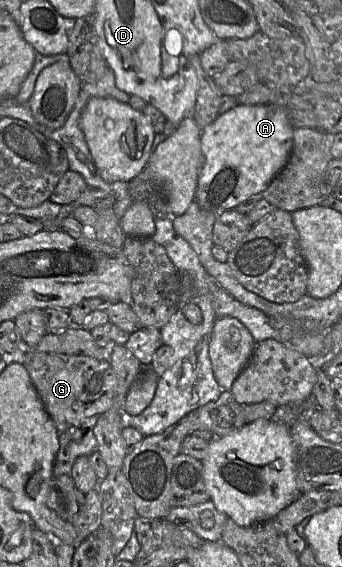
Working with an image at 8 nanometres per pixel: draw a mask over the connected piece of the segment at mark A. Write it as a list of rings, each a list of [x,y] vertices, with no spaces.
[[[238,104],[219,115],[201,131],[204,162],[198,177],[195,202],[202,209],[219,215],[225,210],[235,209],[250,196],[262,193],[286,165],[293,148],[293,133],[294,127],[287,112],[274,105]]]

